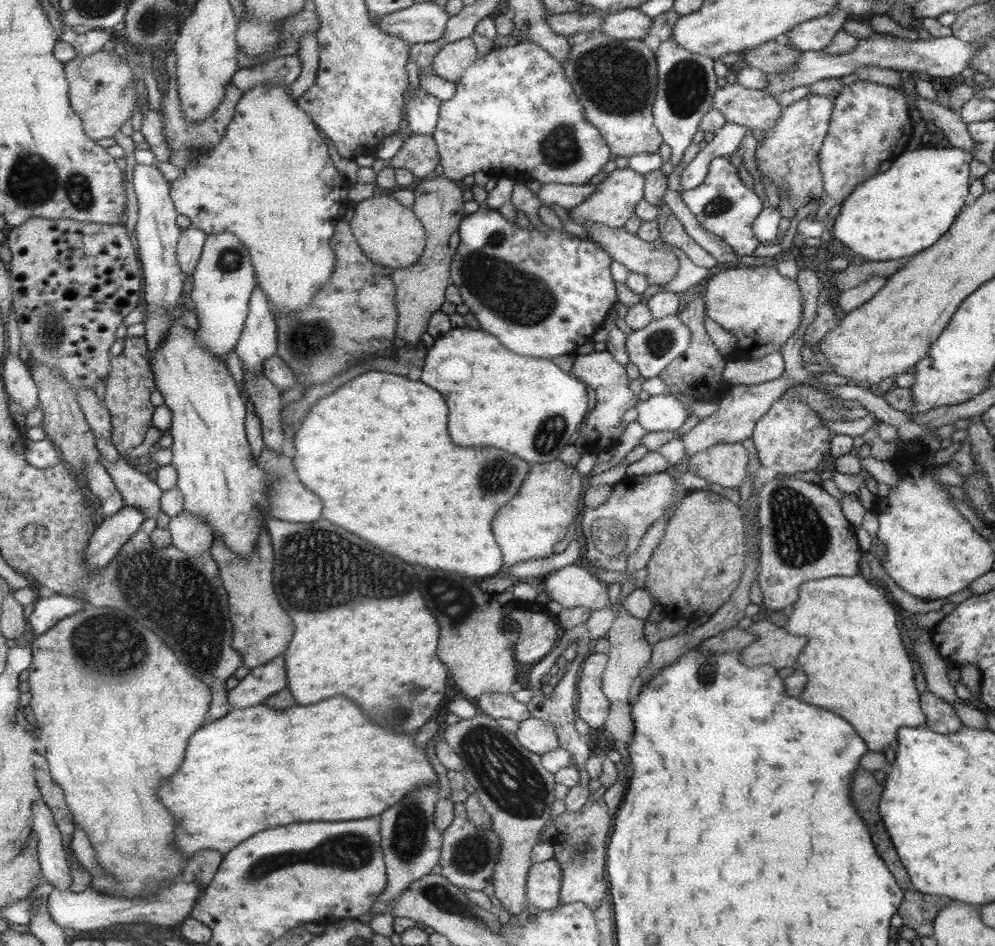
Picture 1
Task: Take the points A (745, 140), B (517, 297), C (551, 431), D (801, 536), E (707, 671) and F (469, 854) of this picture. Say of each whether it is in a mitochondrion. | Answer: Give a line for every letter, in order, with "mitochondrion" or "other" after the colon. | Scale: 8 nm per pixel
A: other
B: mitochondrion
C: mitochondrion
D: mitochondrion
E: mitochondrion
F: mitochondrion

